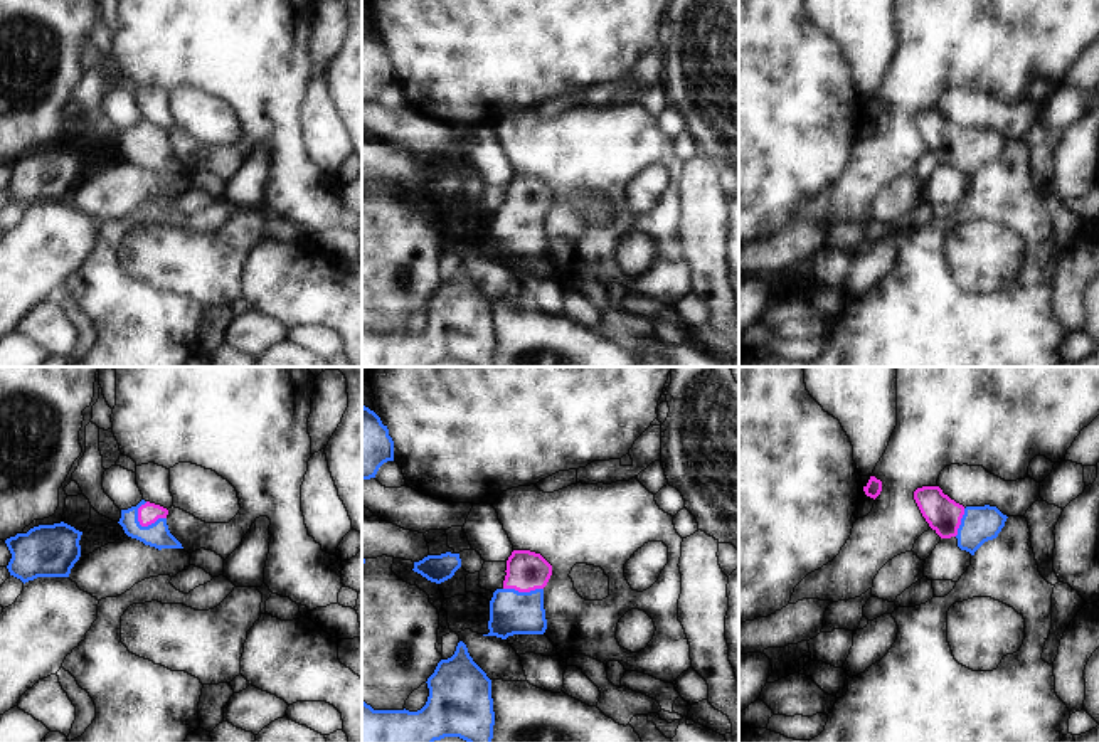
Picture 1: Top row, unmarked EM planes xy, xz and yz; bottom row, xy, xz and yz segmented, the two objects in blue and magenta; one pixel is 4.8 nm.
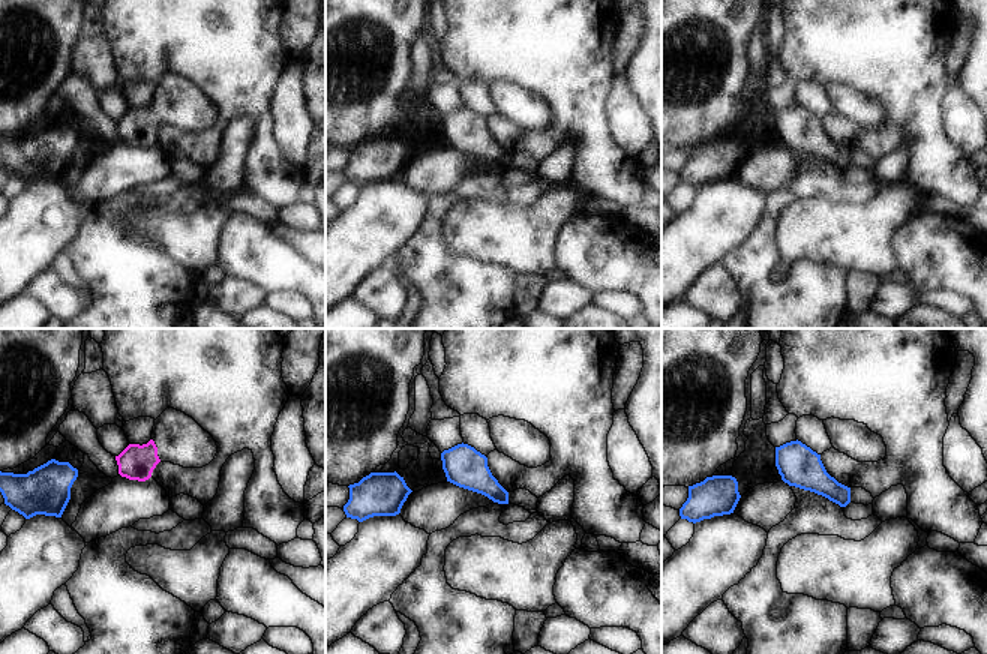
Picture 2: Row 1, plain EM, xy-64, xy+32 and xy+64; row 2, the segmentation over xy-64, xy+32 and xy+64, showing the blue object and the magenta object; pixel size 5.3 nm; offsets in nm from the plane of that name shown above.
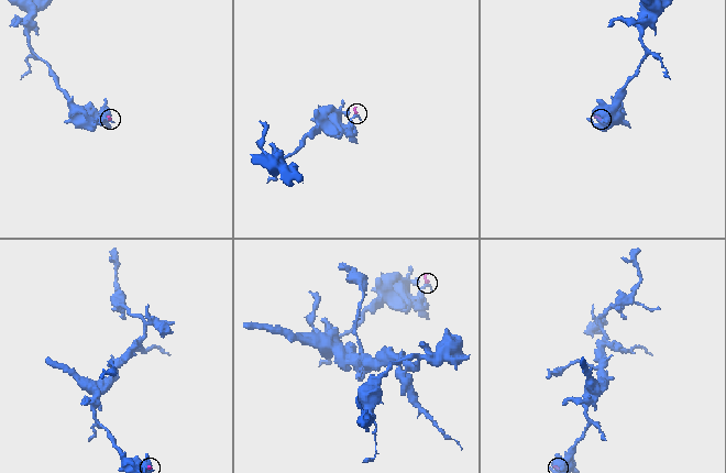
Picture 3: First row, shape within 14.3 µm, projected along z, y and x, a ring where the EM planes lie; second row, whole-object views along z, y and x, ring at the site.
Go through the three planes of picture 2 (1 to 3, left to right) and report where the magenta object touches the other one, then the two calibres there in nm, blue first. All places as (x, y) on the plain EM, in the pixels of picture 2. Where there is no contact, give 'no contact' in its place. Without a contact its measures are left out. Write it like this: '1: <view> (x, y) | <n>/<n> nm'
1: no contact
2: no contact
3: no contact

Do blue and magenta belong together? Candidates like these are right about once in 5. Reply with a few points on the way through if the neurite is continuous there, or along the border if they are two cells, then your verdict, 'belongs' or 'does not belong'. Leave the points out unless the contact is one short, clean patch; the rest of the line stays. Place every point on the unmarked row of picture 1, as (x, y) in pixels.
way xy (157, 158), (145, 150), (148, 137); belongs

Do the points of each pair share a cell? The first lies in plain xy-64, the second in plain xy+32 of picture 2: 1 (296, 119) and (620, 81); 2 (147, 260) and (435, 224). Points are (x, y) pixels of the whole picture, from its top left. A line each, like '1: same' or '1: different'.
1: same
2: same

